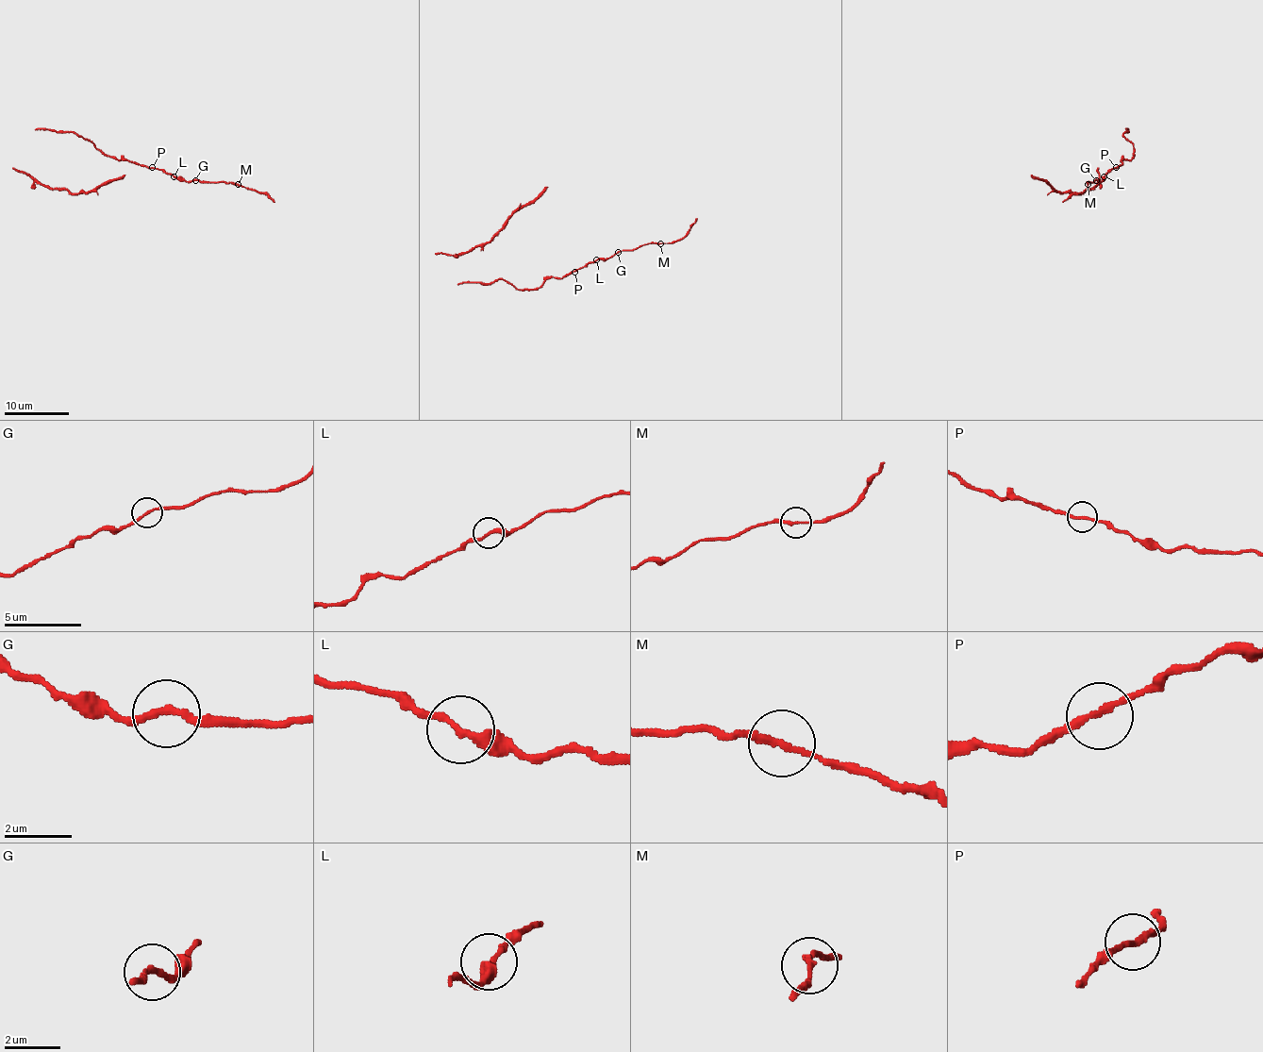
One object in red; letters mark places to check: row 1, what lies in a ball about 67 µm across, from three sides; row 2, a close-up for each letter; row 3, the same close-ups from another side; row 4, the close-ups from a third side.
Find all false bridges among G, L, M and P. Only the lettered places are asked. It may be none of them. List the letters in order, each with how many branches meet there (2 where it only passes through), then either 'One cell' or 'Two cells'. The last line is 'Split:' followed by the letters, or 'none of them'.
G: Branches: 2. One cell
L: Branches: 2. One cell
M: Branches: 2. Two cells
P: Branches: 2. One cell
Split: M

